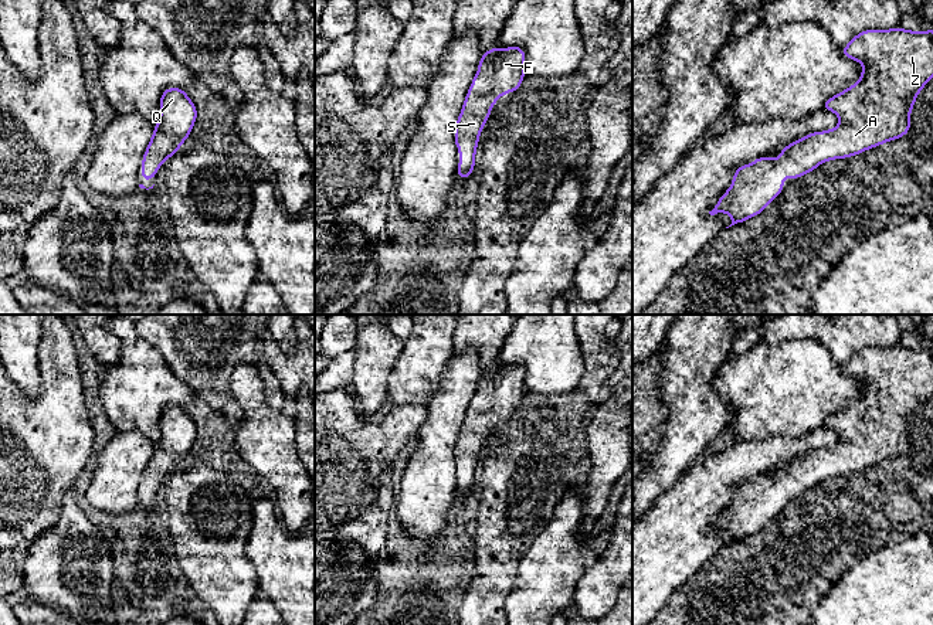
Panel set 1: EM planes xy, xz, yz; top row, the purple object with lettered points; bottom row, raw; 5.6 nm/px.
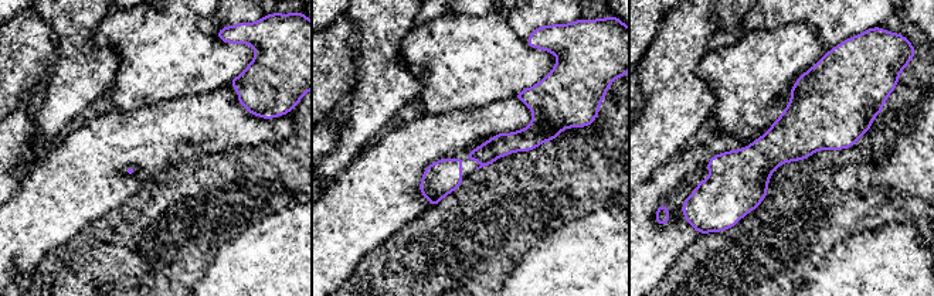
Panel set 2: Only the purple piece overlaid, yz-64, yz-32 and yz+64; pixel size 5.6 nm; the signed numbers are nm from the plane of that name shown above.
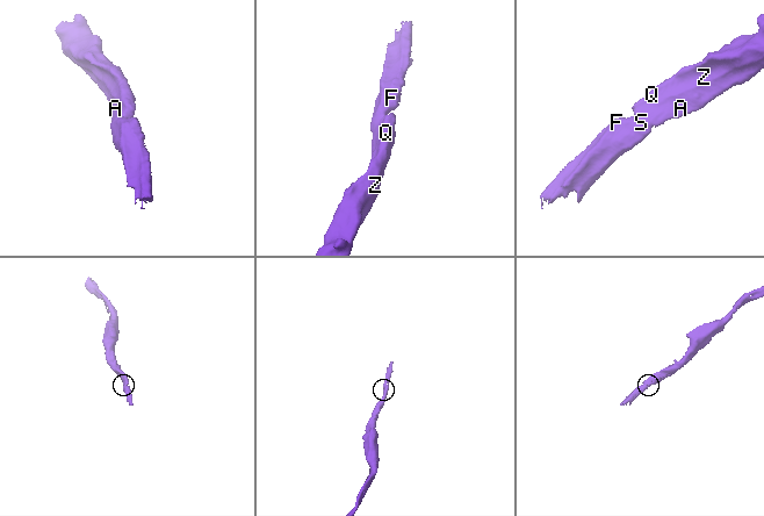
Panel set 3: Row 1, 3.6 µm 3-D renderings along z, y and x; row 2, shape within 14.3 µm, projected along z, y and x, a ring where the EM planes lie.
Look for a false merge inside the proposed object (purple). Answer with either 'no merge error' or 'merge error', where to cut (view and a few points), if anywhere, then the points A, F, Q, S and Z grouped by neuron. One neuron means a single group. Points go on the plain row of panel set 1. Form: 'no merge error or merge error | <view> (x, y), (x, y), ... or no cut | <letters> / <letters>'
no merge error | no cut | A F Q S Z

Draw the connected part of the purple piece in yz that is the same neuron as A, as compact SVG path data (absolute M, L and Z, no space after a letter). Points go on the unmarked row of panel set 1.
M866 347L842 371L859 378L864 388L856 401L821 424L835 429L839 442L790 461L778 476L759 475L740 483L710 533L729 530L729 544L743 540L784 507L786 495L795 497L824 479L847 476L909 451L915 417L933 395L933 347Z

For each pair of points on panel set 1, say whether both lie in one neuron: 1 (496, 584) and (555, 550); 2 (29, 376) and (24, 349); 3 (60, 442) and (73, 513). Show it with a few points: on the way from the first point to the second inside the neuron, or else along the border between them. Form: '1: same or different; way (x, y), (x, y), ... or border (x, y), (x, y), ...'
1: different; border (531, 543), (518, 561), (515, 580), (504, 604)
2: same; way (24, 369), (24, 356)
3: different; border (65, 495), (60, 517), (50, 526)

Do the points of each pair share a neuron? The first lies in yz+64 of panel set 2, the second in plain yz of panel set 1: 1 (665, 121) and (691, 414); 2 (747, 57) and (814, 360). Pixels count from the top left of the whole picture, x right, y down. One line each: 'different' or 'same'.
1: same
2: same

